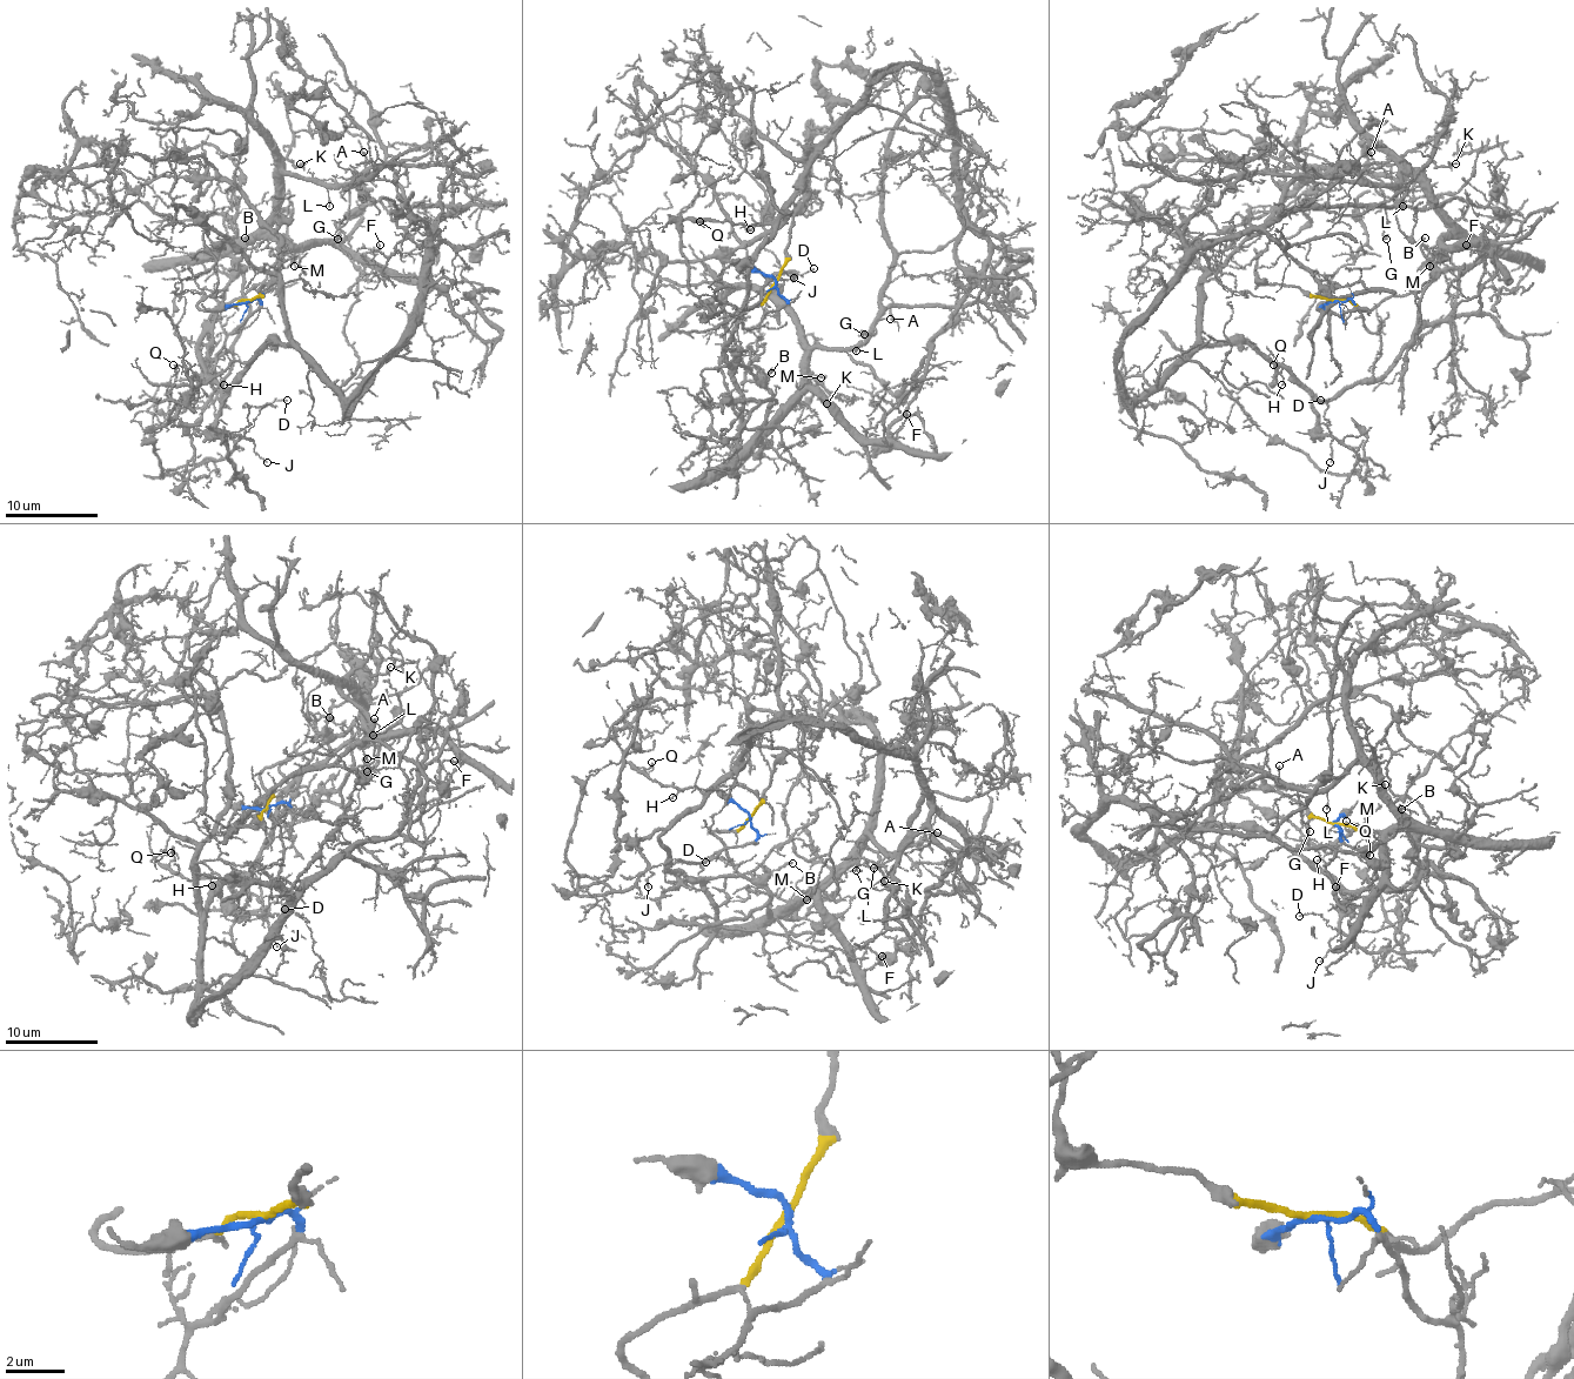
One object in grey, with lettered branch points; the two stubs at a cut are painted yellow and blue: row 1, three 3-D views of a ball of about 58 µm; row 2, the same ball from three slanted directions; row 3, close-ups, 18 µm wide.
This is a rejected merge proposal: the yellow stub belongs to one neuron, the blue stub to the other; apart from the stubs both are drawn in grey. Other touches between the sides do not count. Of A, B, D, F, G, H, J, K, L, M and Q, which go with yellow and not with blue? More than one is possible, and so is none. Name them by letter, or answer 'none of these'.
A, B, F, G, K, L, M

